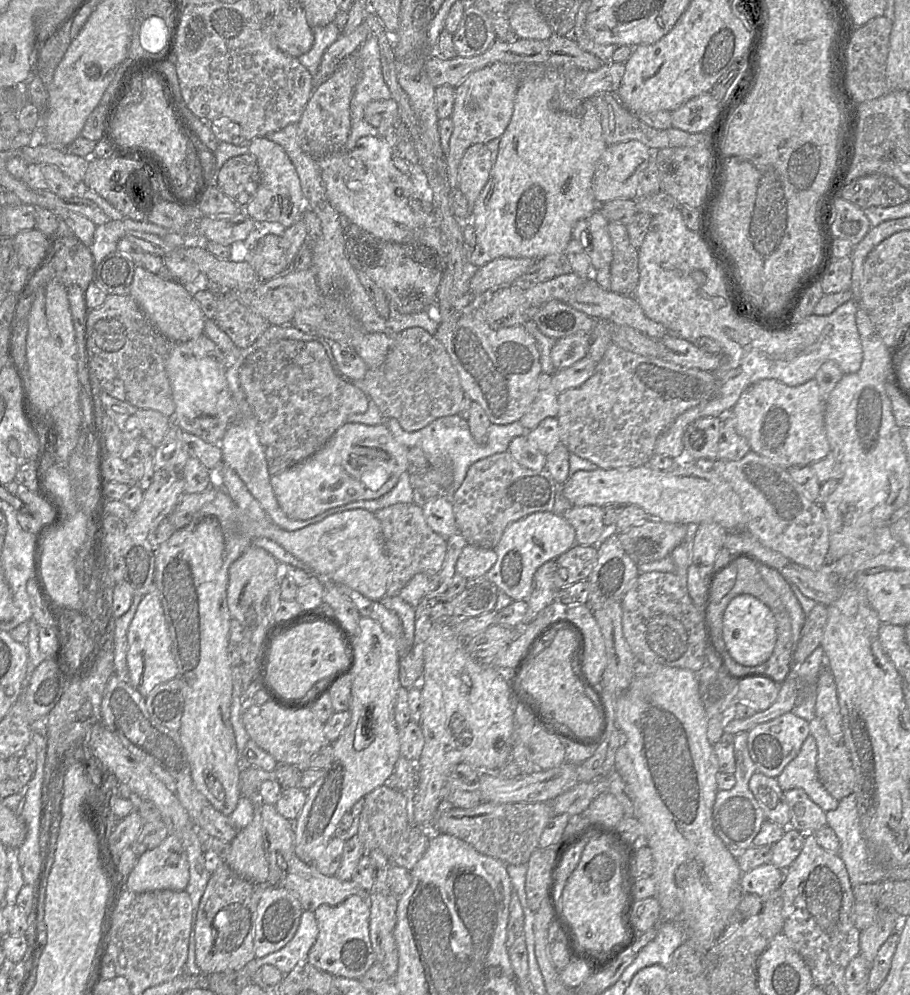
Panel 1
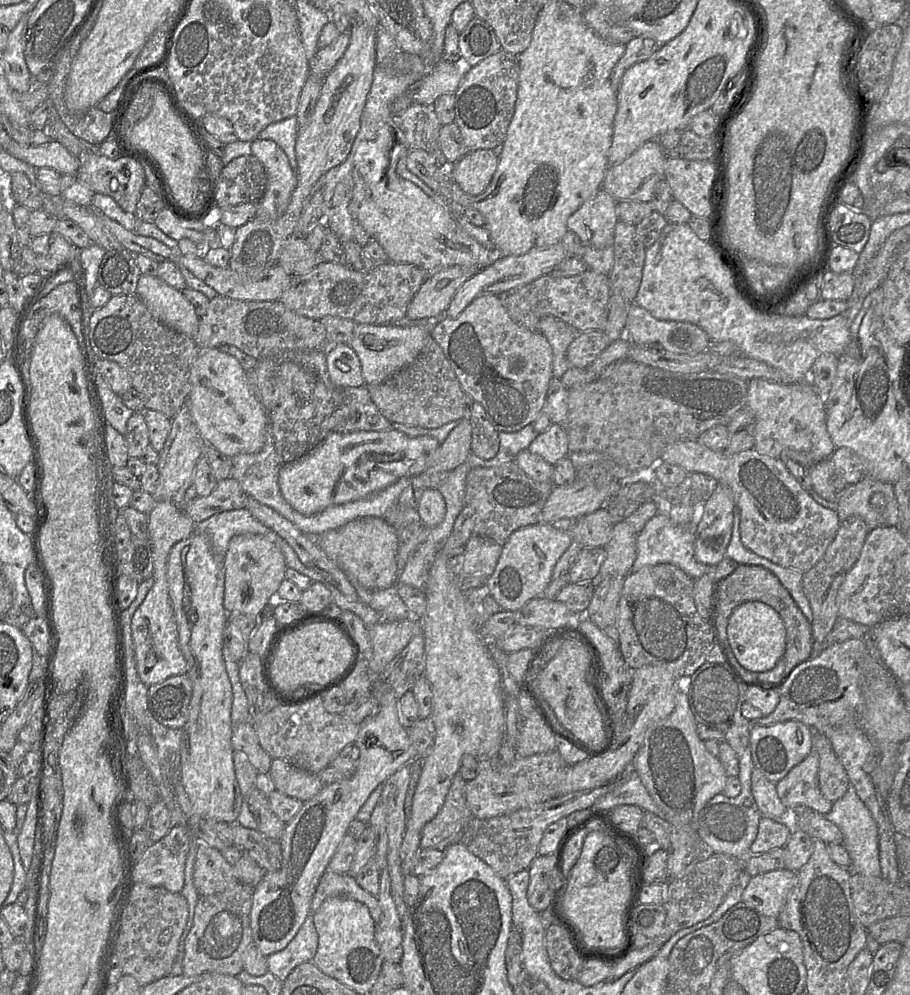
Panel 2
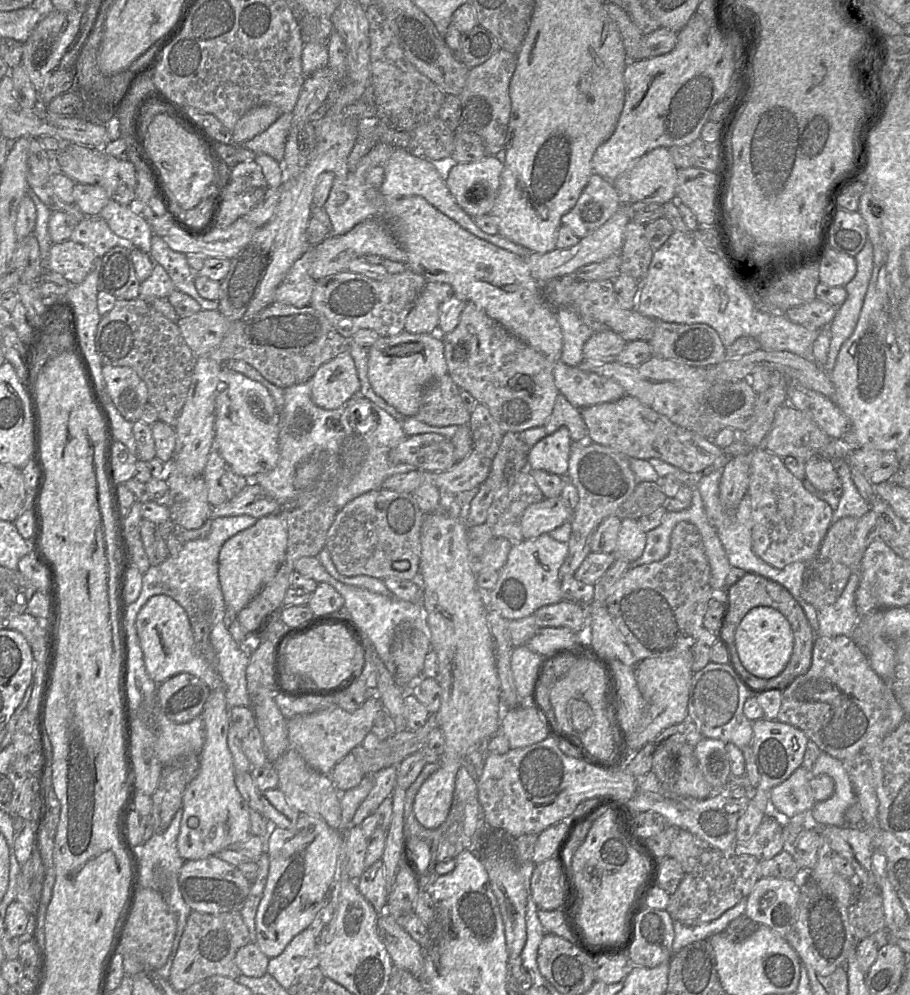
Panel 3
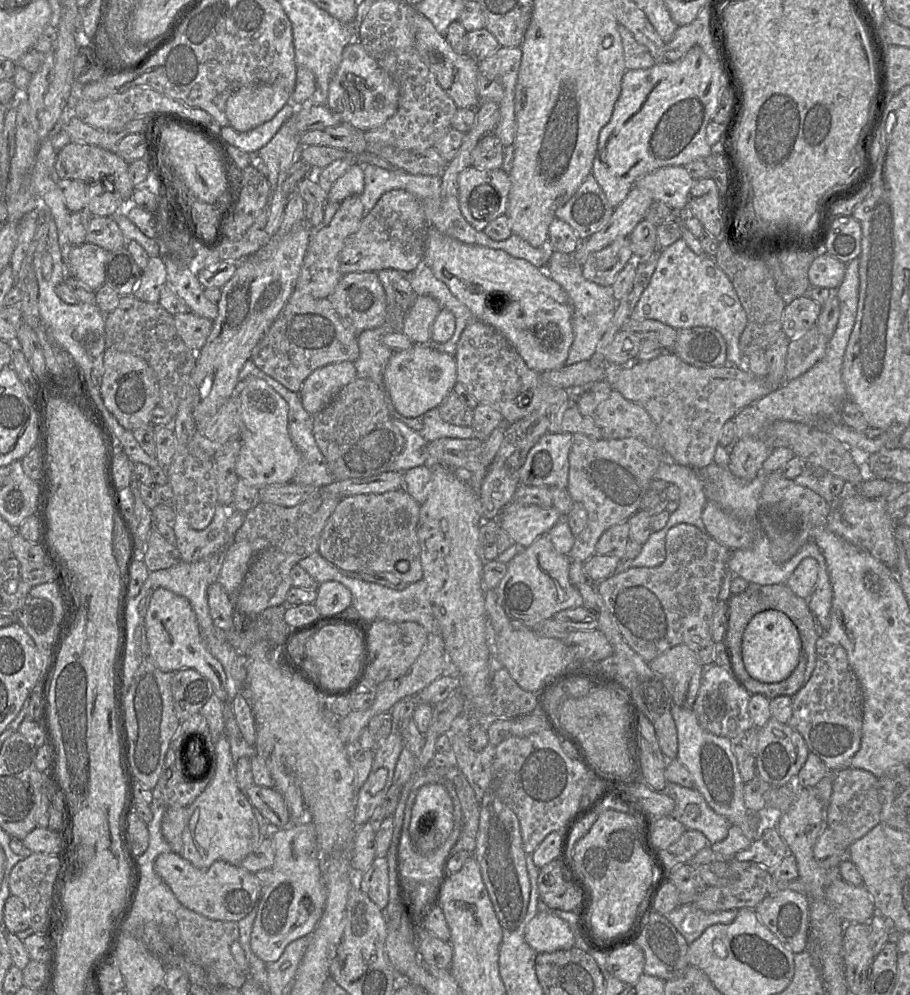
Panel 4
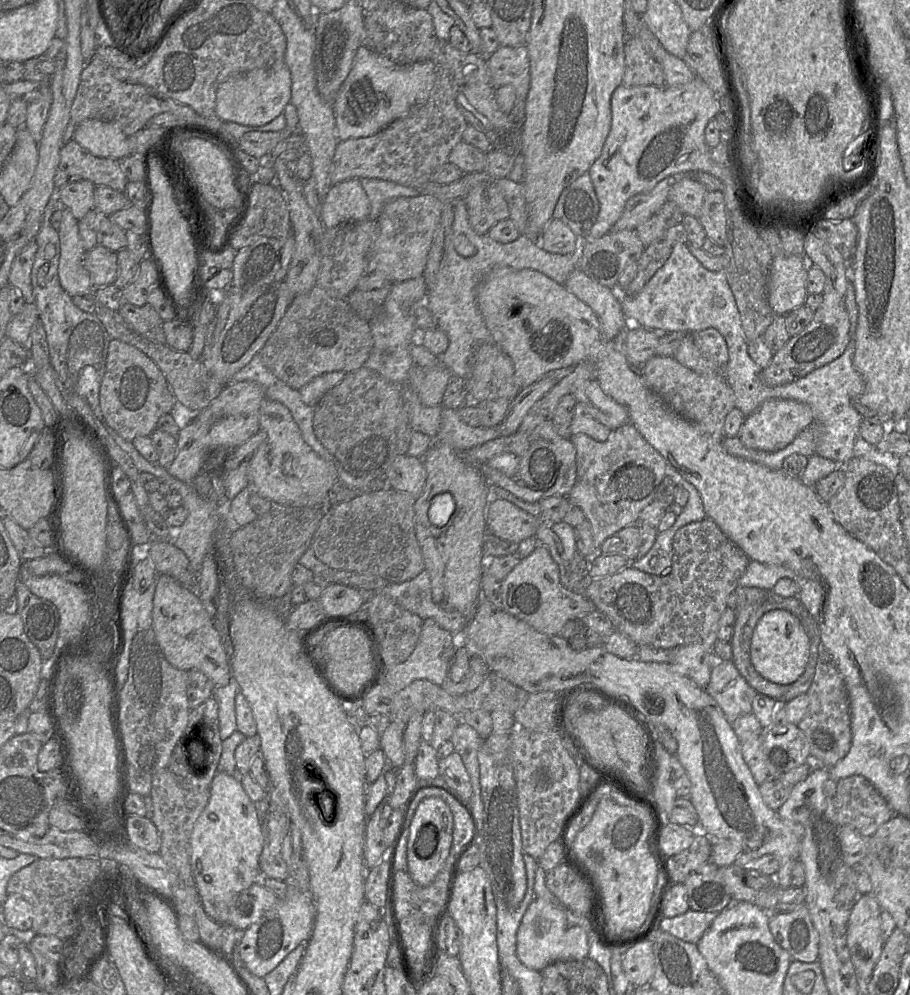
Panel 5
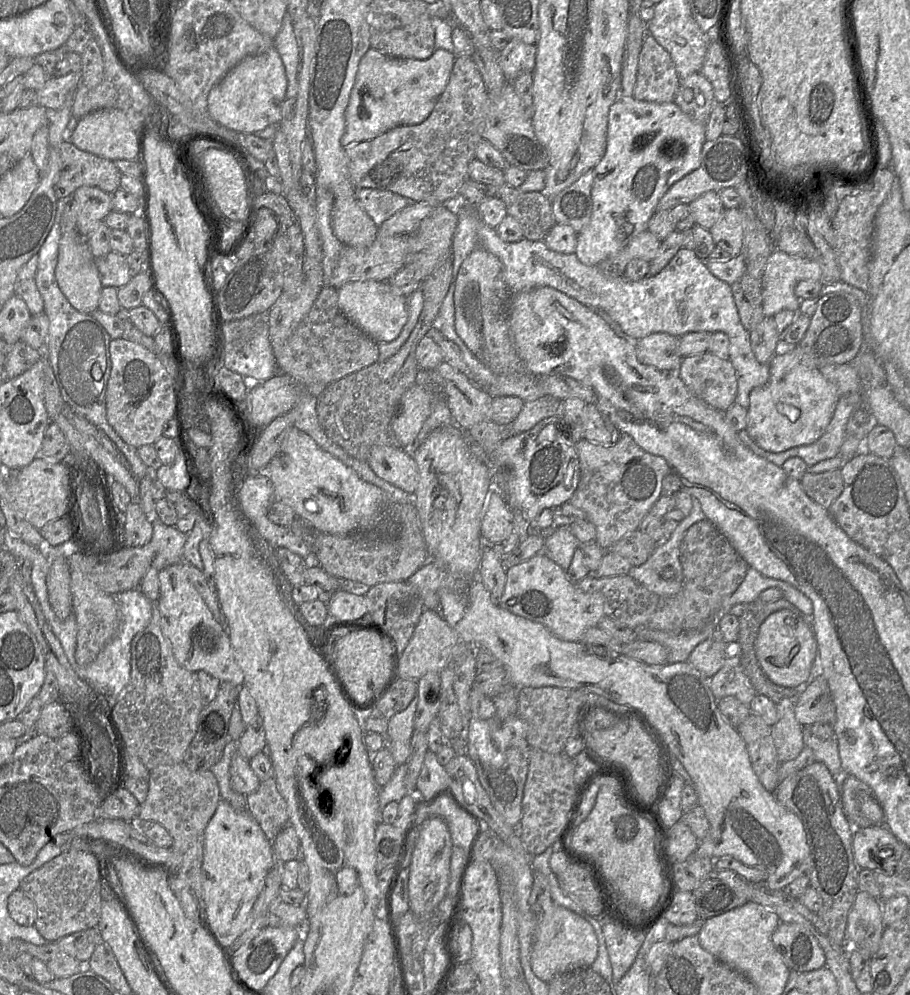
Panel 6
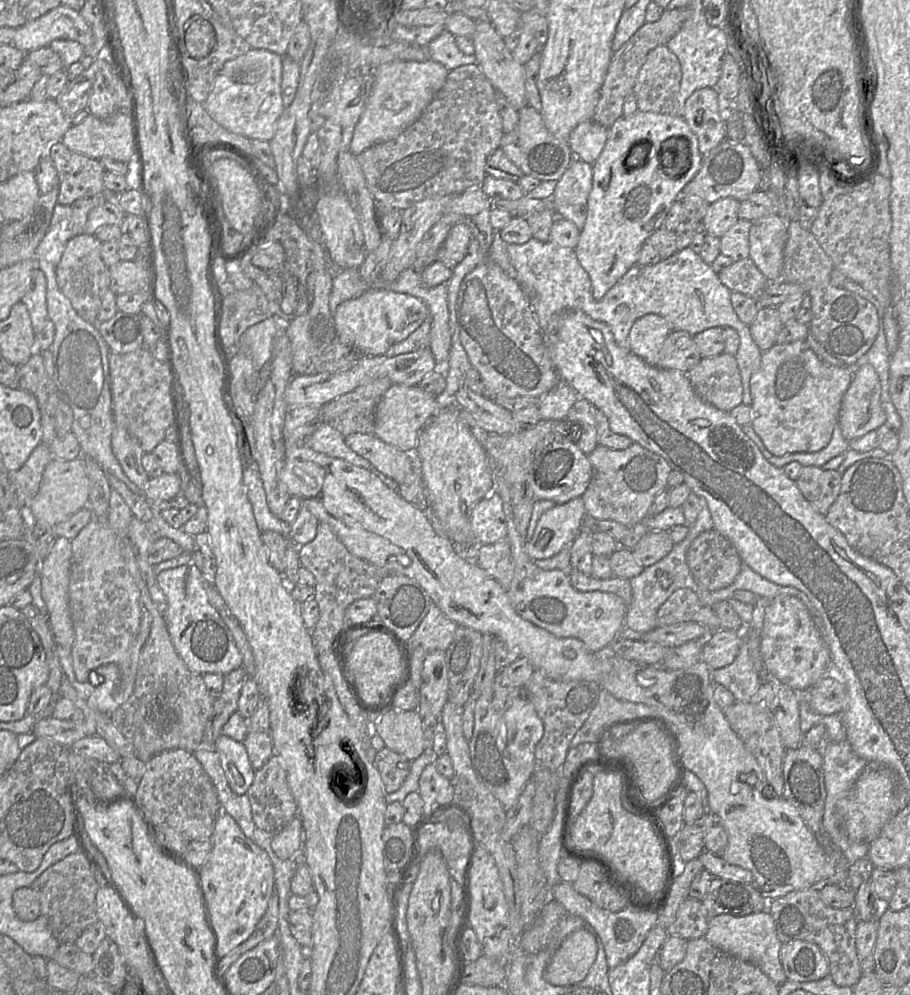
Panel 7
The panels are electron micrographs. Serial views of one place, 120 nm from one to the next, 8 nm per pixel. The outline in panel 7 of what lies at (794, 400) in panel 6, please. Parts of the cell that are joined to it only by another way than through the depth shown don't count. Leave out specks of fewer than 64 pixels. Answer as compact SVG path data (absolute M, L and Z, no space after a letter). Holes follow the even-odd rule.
M806 340L776 343L761 353L760 368L750 379L751 426L766 449L774 456L817 452L827 446L832 437L834 427L838 423L840 404L852 377L851 367L822 362Z

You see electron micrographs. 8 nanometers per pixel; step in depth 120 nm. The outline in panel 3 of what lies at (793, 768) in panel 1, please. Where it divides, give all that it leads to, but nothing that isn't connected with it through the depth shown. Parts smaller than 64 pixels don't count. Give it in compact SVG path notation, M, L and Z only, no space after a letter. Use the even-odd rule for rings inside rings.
M802 766L798 767L788 779L773 787L770 792L770 803L790 819L799 813L808 814L816 804L810 787L810 780L813 777L811 772L808 772Z

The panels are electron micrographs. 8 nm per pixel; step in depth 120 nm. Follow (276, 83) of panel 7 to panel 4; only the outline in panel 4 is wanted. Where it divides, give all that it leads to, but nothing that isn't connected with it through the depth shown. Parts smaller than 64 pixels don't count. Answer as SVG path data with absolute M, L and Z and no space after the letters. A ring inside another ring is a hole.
M254 84L235 91L226 102L230 126L238 132L250 131L271 120L291 95L279 86Z

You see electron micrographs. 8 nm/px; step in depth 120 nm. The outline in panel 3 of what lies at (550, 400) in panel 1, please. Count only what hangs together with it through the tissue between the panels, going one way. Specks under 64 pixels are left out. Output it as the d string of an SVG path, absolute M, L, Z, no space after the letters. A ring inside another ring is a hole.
M562 393L557 395L552 413L544 424L548 435L560 427L568 429L573 442L588 441L588 428L580 409L572 405Z

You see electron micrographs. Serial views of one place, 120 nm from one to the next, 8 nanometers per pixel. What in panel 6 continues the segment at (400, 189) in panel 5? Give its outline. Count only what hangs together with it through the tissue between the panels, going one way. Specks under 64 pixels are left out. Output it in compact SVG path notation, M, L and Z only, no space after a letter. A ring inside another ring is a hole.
M358 187L356 198L378 228L397 212L418 203L400 194L374 188Z

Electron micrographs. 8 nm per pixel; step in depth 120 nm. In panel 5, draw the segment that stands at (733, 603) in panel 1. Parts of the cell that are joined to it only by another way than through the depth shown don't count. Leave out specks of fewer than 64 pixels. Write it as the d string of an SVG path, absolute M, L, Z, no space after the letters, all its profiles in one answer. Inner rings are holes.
M785 609L766 612L758 621L752 635L750 655L756 671L765 679L791 685L805 671L809 660L810 640L799 619Z

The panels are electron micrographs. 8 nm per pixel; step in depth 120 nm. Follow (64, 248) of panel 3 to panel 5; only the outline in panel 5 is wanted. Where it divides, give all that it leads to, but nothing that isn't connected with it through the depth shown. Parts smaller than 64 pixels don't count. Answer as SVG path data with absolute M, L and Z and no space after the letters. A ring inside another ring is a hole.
M96 245L85 252L83 266L88 271L94 288L112 285L117 278L117 252Z

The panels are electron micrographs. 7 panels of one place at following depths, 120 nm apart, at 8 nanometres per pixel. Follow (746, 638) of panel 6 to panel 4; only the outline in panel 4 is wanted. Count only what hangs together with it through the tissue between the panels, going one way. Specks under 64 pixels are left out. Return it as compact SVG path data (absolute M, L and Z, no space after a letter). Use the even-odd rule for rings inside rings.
M749 583L744 592L732 595L728 600L728 604L729 626L727 638L733 654L733 665L743 679L745 688L752 695L762 694L768 699L781 695L791 697L795 695L809 681L817 660L816 643L820 634L813 613L808 608L807 599L797 596L786 584L759 585ZM770 609L785 613L797 627L802 641L802 655L797 667L788 678L778 683L764 683L751 677L745 668L742 655L742 638L748 623L759 612Z

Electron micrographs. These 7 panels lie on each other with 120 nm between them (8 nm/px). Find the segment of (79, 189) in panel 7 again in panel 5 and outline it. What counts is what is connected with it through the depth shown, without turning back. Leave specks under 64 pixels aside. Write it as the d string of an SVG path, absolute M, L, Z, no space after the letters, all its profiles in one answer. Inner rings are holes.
M71 140L60 151L54 185L56 189L60 189L79 180L90 181L95 186L105 185L124 193L128 183L119 160L96 157Z

